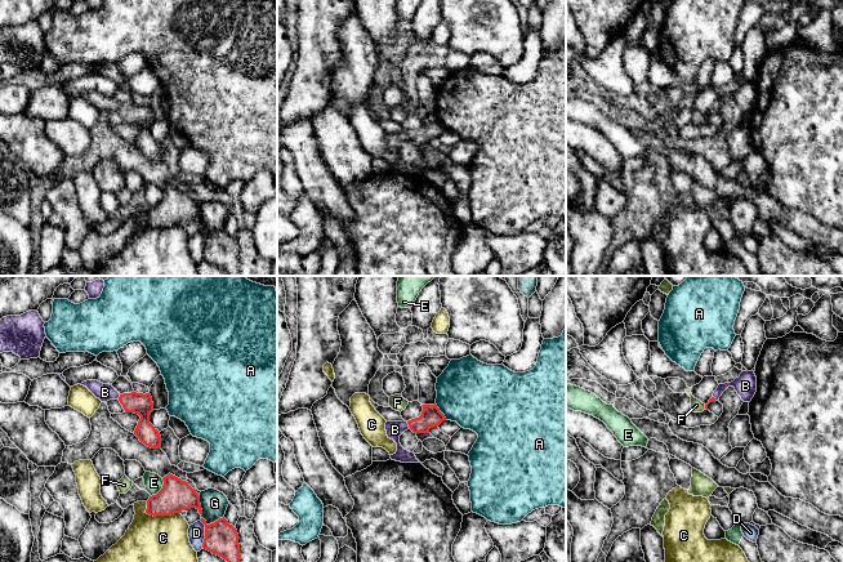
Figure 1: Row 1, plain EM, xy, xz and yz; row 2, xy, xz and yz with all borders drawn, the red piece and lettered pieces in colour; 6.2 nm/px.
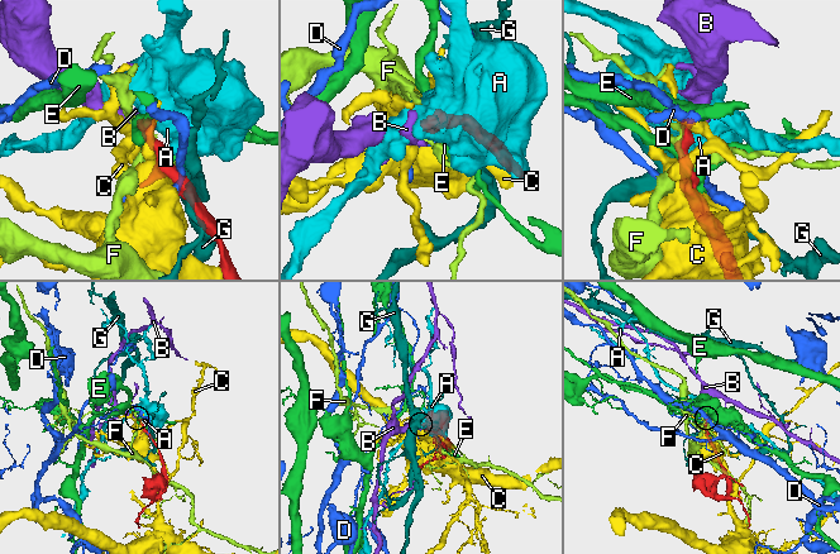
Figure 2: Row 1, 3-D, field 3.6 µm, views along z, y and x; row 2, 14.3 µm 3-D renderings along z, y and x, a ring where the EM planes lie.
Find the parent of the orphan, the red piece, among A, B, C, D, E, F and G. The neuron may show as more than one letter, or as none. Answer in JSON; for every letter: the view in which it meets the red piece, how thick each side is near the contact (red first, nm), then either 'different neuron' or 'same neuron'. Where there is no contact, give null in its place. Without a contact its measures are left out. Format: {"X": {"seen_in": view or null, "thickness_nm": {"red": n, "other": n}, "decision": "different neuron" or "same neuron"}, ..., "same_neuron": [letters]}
{"A": {"seen_in": "xz", "thickness_nm": {"red": 130, "other": 420}, "decision": "different neuron"}, "B": {"seen_in": "xz", "thickness_nm": {"red": 130, "other": 100}, "decision": "same neuron"}, "C": {"seen_in": "xy", "thickness_nm": {"red": 200, "other": 280}, "decision": "different neuron"}, "D": {"seen_in": "xy", "thickness_nm": {"red": 200, "other": 110}, "decision": "different neuron"}, "E": {"seen_in": "xy", "thickness_nm": {"red": 200, "other": 110}, "decision": "different neuron"}, "F": {"seen_in": "yz", "thickness_nm": {"red": 20, "other": 80}, "decision": "different neuron"}, "G": {"seen_in": "xy", "thickness_nm": {"red": 200, "other": 160}, "decision": "different neuron"}, "same_neuron": ["B"]}

